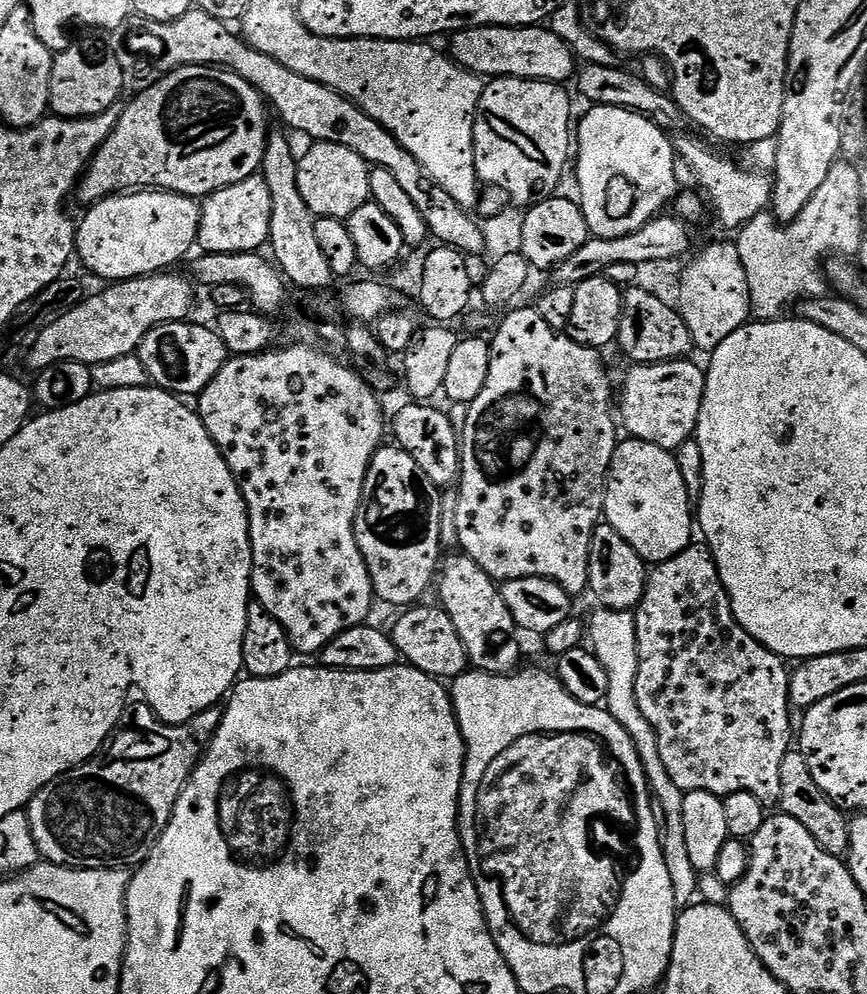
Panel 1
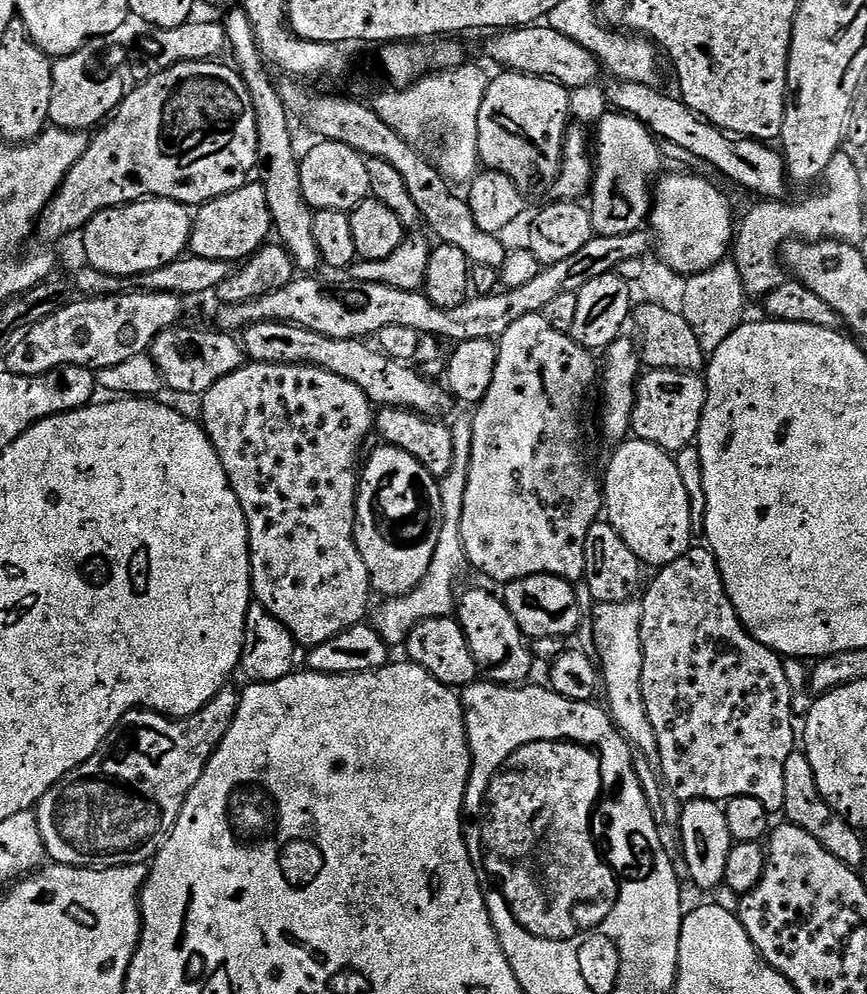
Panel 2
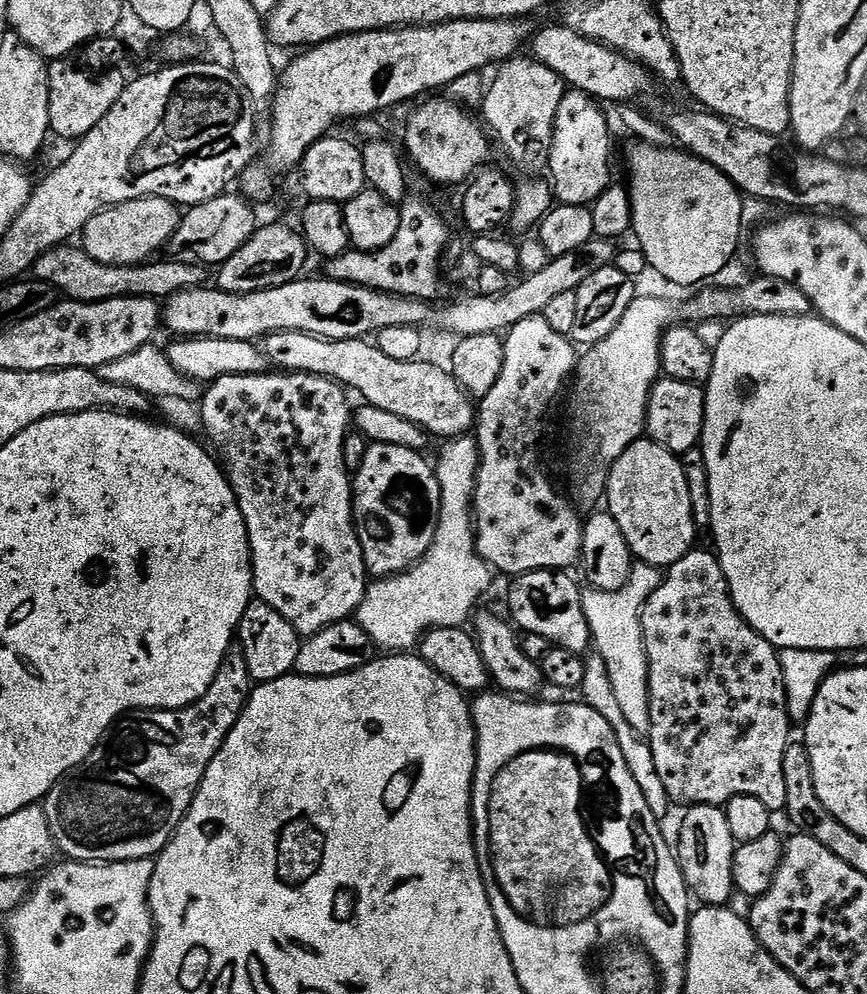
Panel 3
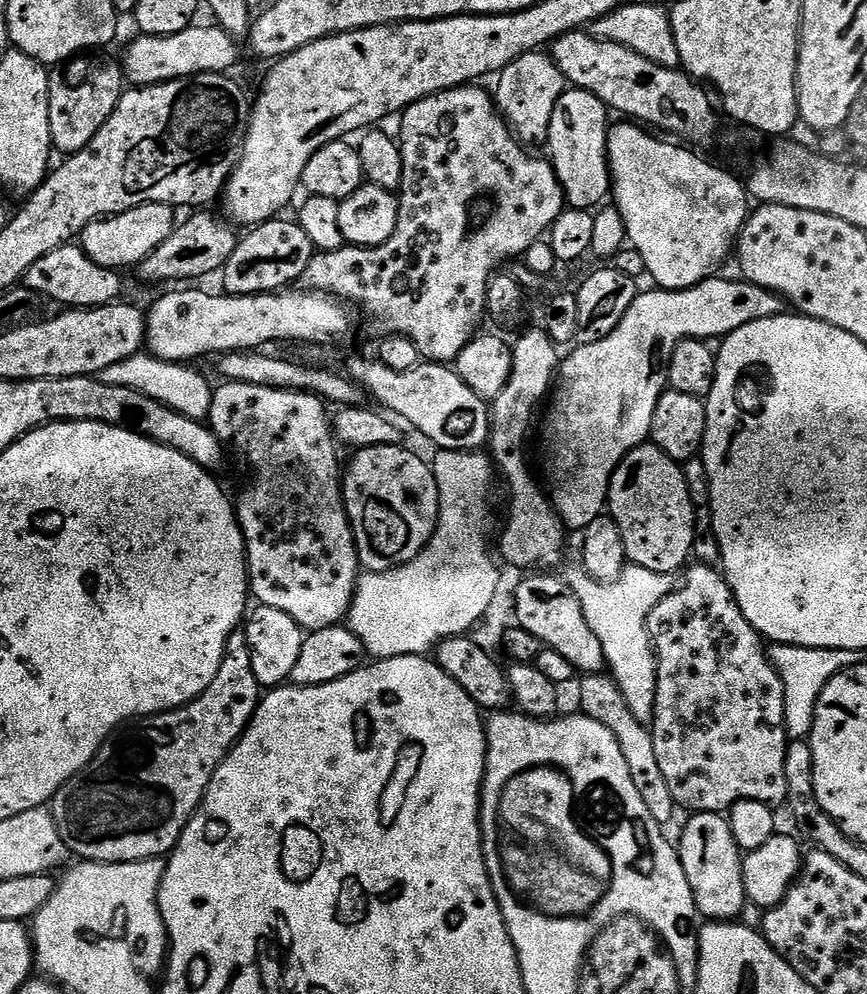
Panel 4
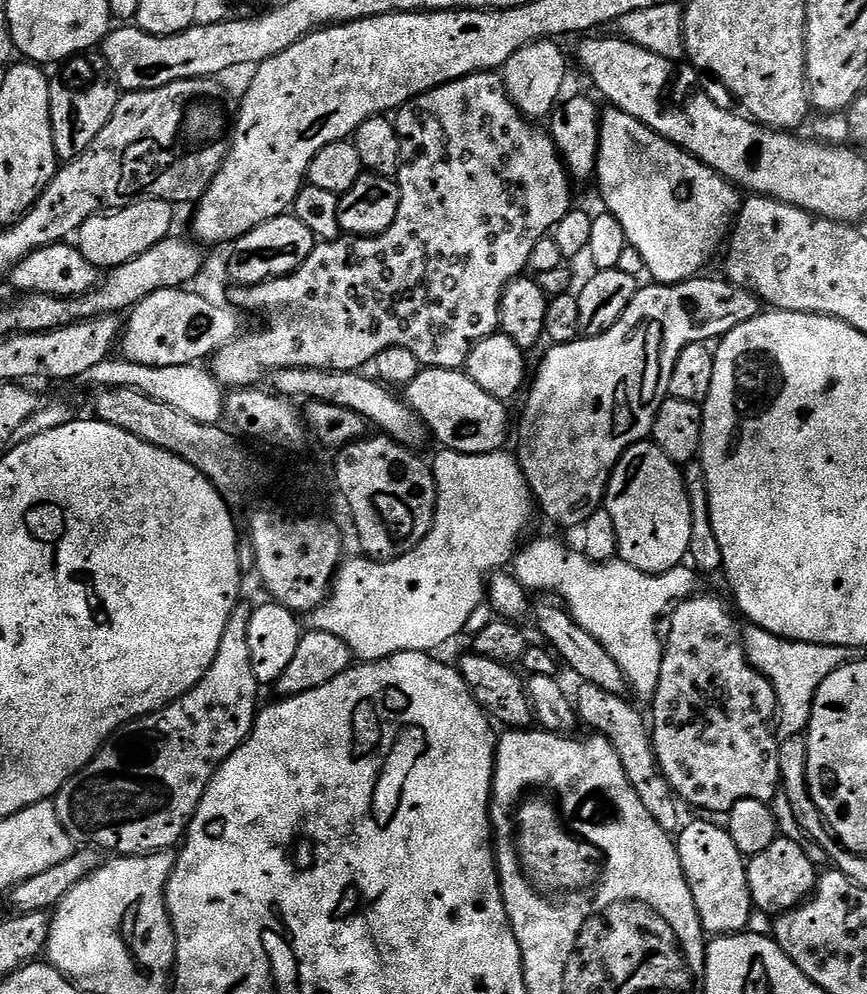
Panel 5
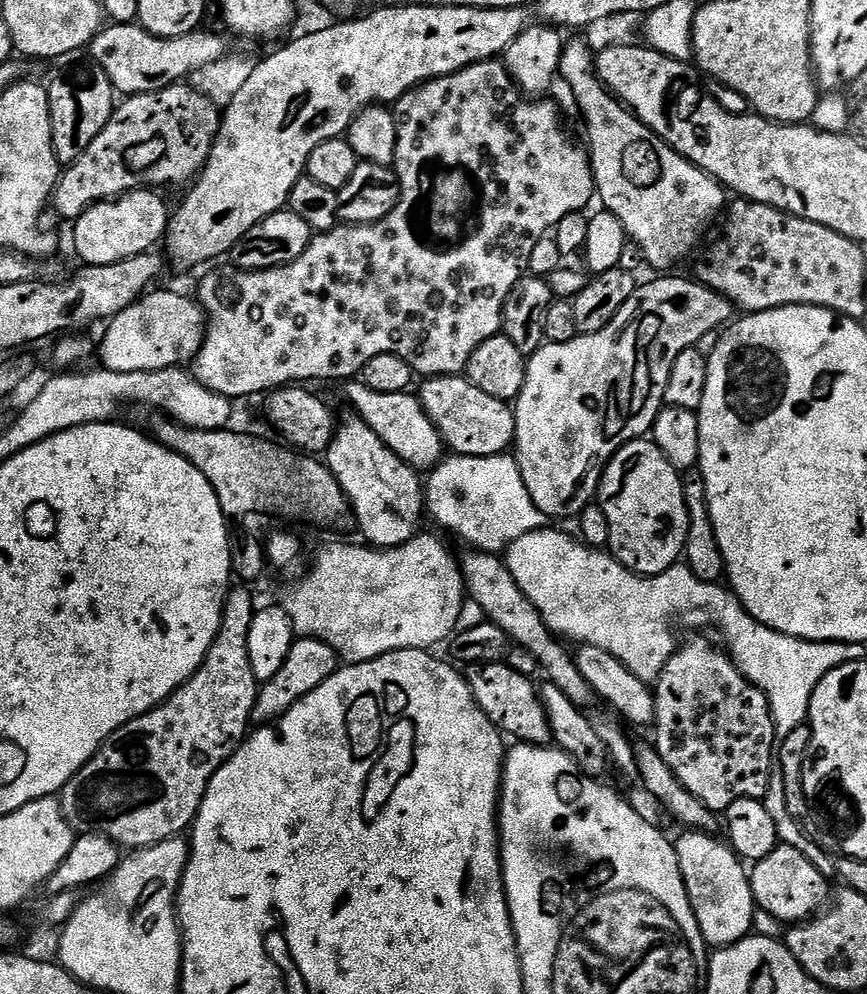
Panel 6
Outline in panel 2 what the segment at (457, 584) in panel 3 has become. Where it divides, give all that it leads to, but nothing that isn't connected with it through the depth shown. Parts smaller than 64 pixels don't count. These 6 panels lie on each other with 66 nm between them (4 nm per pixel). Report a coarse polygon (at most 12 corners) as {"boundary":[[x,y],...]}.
{"boundary":[[456,428],[440,480],[438,550],[417,588],[383,601],[374,626],[403,645],[426,618],[452,616],[465,567],[462,506],[472,429]]}

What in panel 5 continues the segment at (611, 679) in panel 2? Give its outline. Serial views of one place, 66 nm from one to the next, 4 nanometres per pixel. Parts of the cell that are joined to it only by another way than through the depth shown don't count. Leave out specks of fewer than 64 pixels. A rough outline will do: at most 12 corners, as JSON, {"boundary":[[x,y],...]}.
{"boundary":[[526,544],[517,582],[553,592],[606,646],[631,691],[658,690],[664,611],[697,591],[688,566],[657,574]]}

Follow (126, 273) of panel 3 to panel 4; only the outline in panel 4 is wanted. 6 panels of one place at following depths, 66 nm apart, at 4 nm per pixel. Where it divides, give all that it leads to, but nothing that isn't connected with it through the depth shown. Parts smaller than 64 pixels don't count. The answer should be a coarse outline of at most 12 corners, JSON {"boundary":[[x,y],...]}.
{"boundary":[[75,243],[50,250],[23,287],[68,310],[121,299],[119,271]]}

